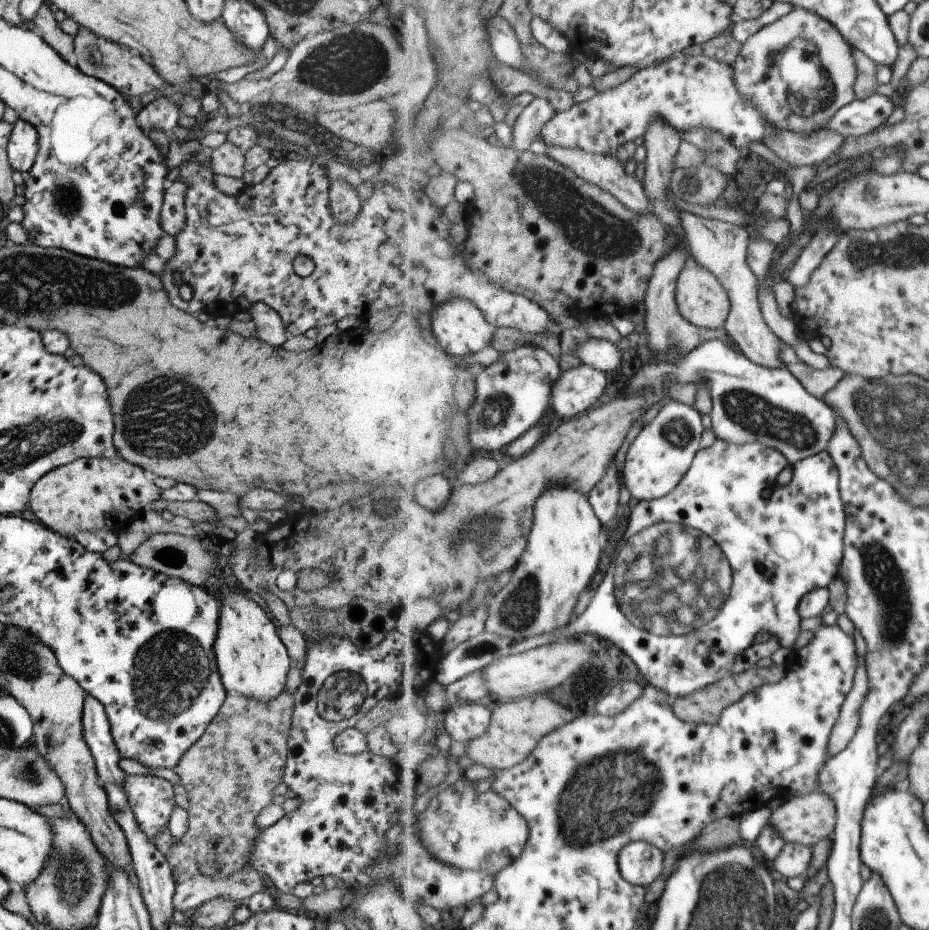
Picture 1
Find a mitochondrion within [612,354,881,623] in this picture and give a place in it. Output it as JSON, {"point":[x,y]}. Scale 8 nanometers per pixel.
{"point":[755,415]}

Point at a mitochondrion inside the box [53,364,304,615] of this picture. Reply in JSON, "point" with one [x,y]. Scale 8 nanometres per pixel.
{"point":[186,427]}

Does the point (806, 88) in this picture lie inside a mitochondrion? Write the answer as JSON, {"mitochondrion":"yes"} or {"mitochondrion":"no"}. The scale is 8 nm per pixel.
{"mitochondrion":"yes"}

